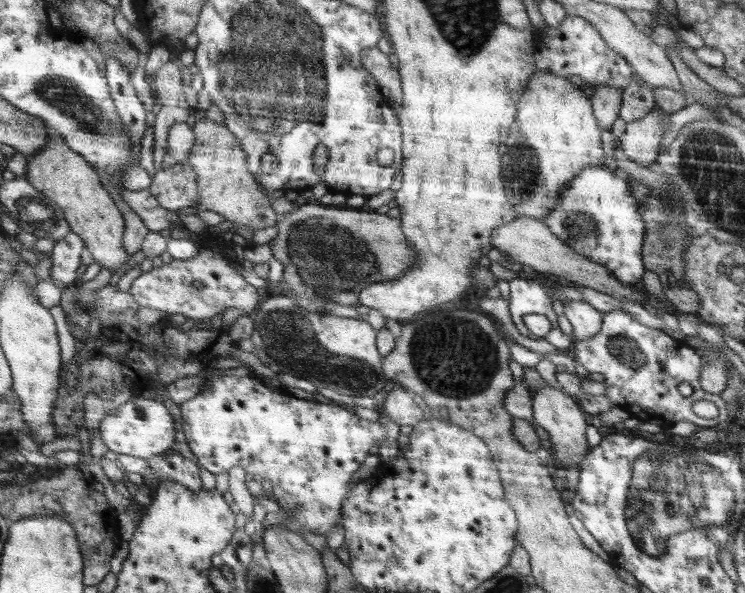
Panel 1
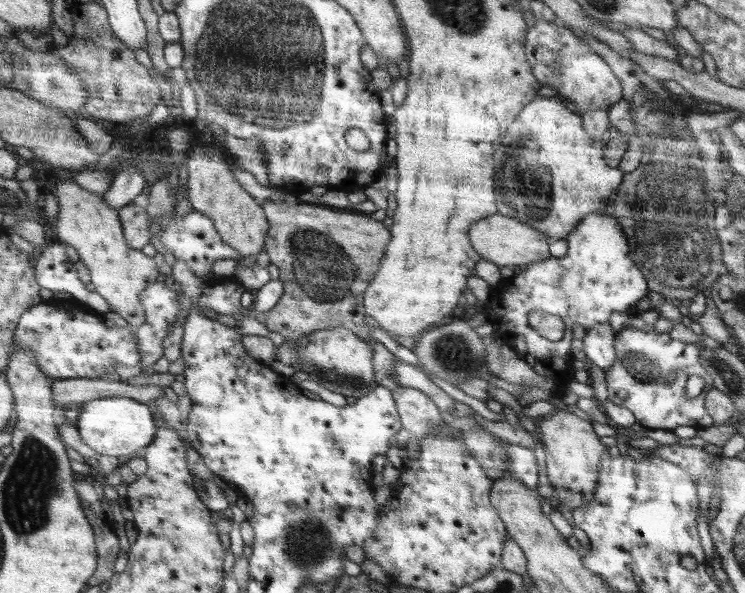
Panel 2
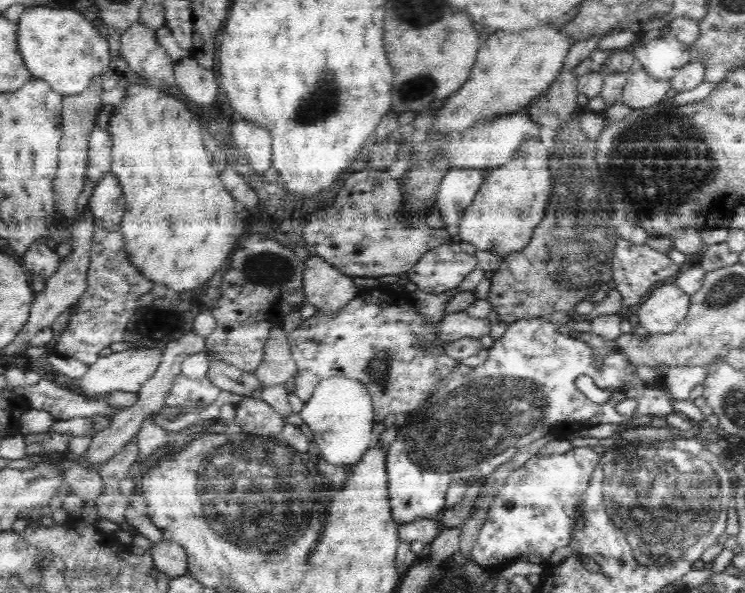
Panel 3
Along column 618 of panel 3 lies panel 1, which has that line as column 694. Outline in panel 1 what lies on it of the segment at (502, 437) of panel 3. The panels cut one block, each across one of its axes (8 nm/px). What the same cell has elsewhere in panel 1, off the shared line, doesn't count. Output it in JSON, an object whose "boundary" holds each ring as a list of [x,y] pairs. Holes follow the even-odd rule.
{"boundary":[[[620,309],[603,313],[602,326],[594,336],[586,340],[571,339],[570,341],[571,353],[574,360],[578,364],[582,364],[588,372],[598,372],[598,374],[604,374],[606,377],[603,383],[607,386],[607,392],[604,394],[607,396],[607,399],[614,401],[618,406],[628,411],[631,416],[635,416],[641,422],[666,422],[673,425],[680,420],[688,420],[688,422],[696,424],[699,428],[722,428],[729,416],[729,410],[719,394],[707,393],[700,386],[700,371],[703,369],[702,356],[692,347],[688,345],[684,346],[680,340],[676,340],[676,348],[674,350],[672,350],[672,346],[674,346],[674,342],[672,342],[672,337],[667,333],[640,324],[630,314]],[[680,382],[689,382],[693,386],[691,396],[684,397],[682,394],[678,394],[676,386]],[[706,399],[718,407],[719,414],[716,418],[701,418],[692,411],[692,404],[696,400]]]}

